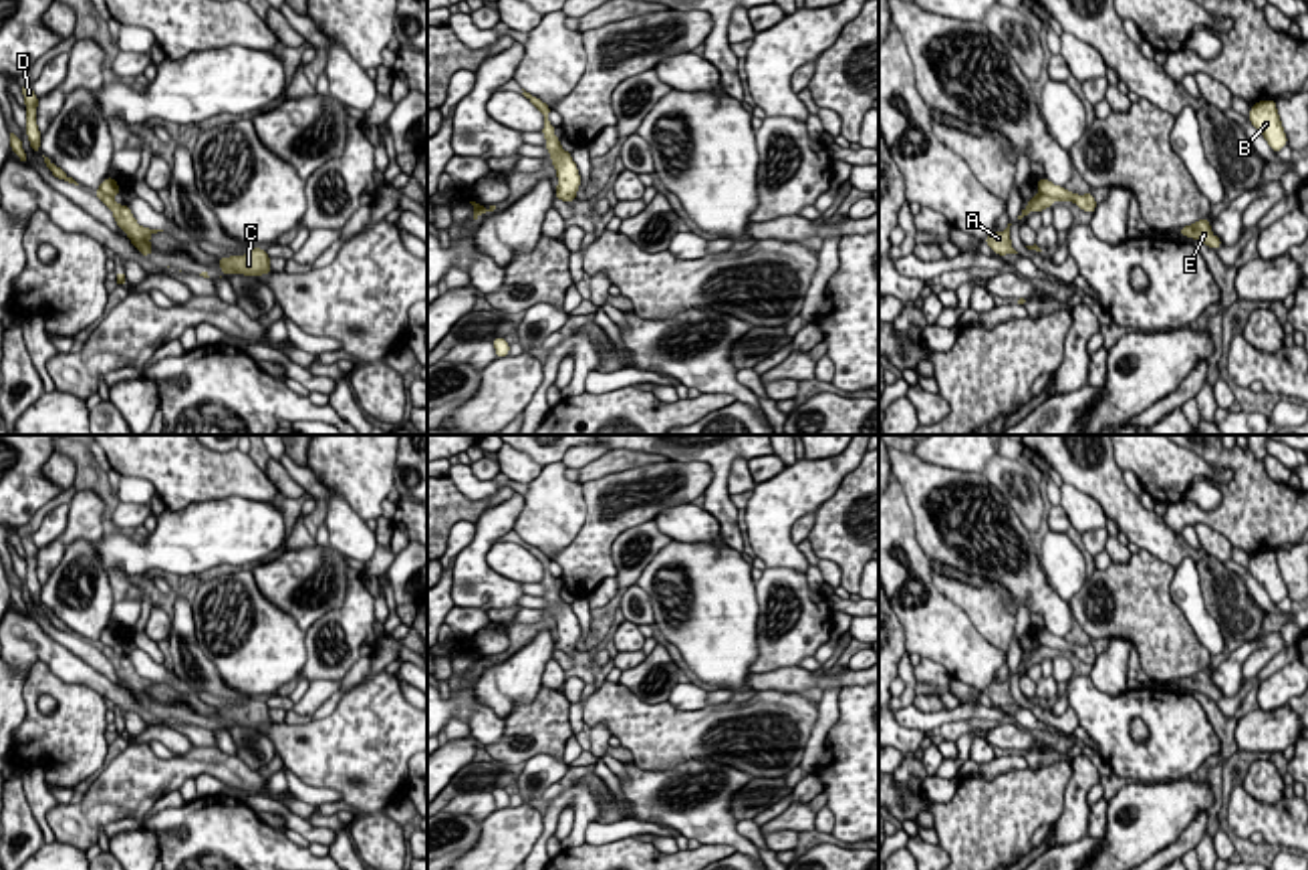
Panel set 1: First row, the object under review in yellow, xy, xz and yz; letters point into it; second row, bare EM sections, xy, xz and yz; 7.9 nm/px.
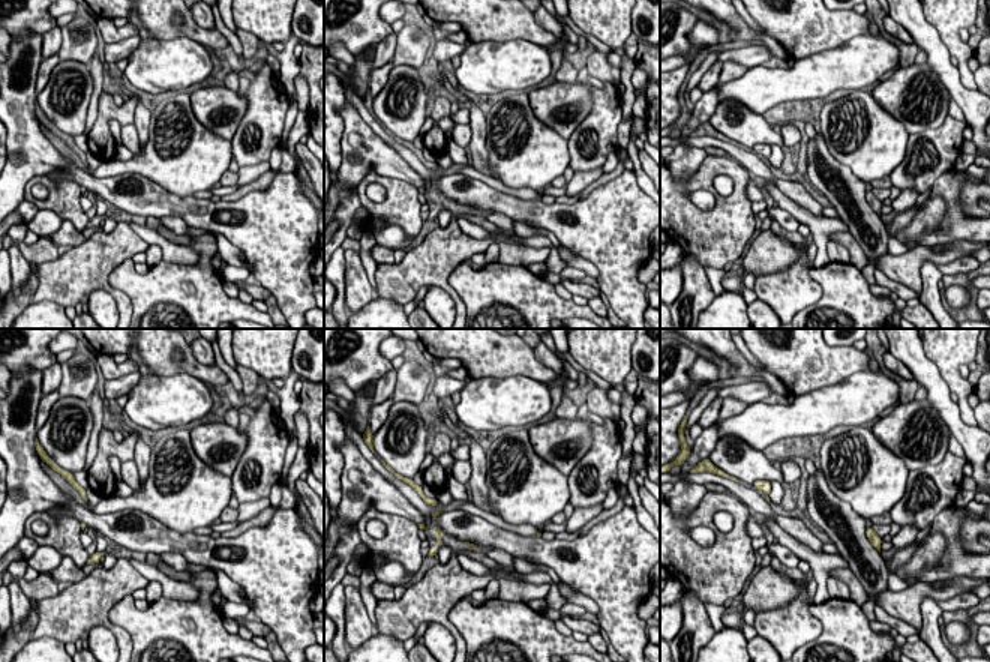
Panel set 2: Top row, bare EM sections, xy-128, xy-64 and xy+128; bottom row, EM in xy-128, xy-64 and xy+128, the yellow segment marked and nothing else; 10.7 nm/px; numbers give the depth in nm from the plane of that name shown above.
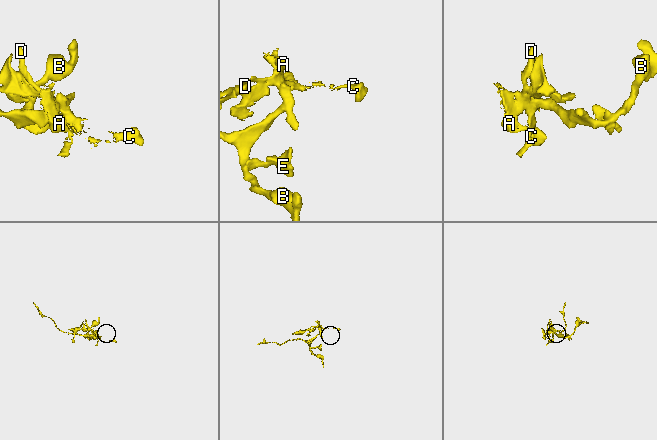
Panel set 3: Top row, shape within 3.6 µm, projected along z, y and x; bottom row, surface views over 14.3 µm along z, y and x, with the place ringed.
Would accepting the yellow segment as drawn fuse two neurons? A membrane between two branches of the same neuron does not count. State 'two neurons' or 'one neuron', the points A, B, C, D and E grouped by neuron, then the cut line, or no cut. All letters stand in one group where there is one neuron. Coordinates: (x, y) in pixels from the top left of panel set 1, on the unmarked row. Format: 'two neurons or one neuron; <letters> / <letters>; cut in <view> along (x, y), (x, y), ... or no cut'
one neuron; A B C D E; no cut

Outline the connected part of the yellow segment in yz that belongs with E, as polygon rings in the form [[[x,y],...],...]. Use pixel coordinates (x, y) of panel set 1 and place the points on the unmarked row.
[[[1201,669],[1193,677],[1179,679],[1179,685],[1191,691],[1199,691],[1211,701],[1219,701],[1223,697],[1221,691],[1211,685],[1209,669]]]

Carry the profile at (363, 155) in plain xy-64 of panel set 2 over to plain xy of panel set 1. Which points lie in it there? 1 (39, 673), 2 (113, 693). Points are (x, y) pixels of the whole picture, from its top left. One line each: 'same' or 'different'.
1: different
2: same

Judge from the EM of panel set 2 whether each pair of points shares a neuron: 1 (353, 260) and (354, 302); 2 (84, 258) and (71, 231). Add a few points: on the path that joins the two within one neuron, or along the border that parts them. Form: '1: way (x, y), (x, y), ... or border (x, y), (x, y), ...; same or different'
1: way (354, 270), (354, 291); same
2: border (86, 240), (72, 248); different

